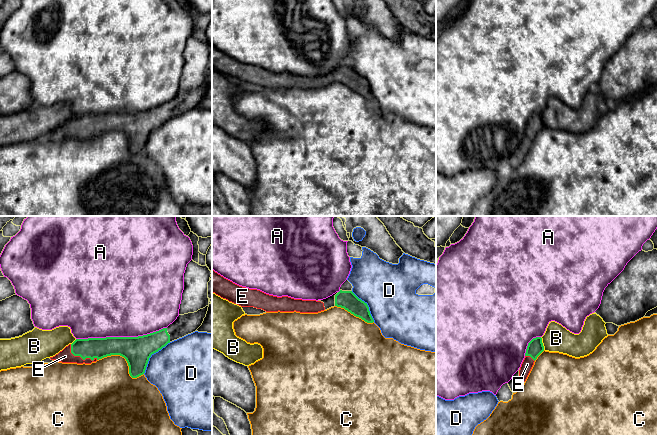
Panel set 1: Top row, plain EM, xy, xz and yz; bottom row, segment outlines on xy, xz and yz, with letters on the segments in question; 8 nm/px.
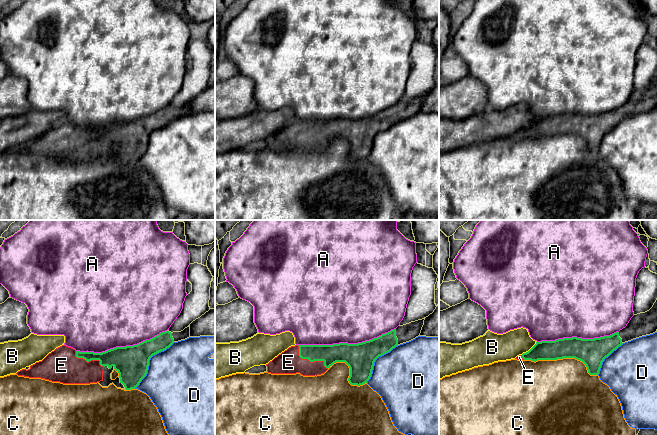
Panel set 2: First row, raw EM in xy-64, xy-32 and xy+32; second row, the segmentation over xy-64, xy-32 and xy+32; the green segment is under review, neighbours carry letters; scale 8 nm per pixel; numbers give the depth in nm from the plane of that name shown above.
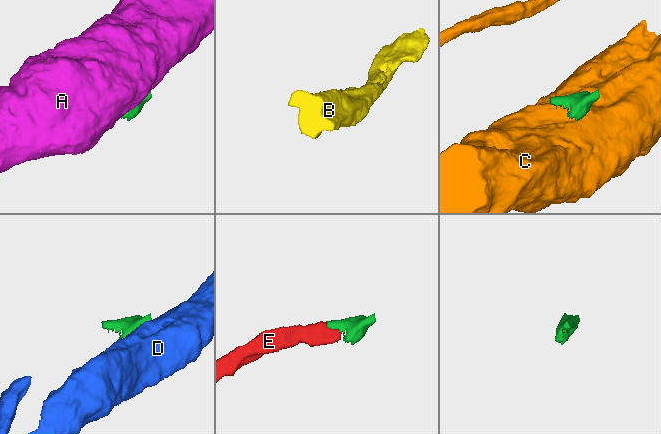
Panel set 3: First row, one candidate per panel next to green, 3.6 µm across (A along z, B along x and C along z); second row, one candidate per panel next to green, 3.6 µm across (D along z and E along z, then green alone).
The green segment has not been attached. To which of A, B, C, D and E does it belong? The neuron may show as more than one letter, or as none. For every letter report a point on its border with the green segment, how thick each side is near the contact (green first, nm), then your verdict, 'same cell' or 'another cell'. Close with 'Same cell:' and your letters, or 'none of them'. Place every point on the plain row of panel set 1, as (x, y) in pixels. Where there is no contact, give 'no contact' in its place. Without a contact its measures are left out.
A: meets green in xy at (121, 113); 220 nm thick on the green side, 500 nm on the other; another cell
B: meets green in yz at (542, 119); 130 nm thick on the green side, 220 nm on the other; another cell
C: meets green in xy at (126, 136); 220 nm thick on the green side, 400 nm on the other; another cell
D: meets green in xy at (151, 130); 220 nm thick on the green side, 440 nm on the other; another cell
E: meets green in xy at (80, 132); 160 nm thick on the green side, 110 nm on the other; same cell
Same cell: E

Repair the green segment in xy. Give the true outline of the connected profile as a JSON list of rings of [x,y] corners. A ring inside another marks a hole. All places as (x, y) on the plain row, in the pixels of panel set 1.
[[[208,83],[179,91],[167,104],[143,112],[76,115],[50,135],[62,139],[91,140],[107,132],[120,131],[128,139],[130,152],[137,154],[145,149],[152,130],[168,119],[197,107]]]

